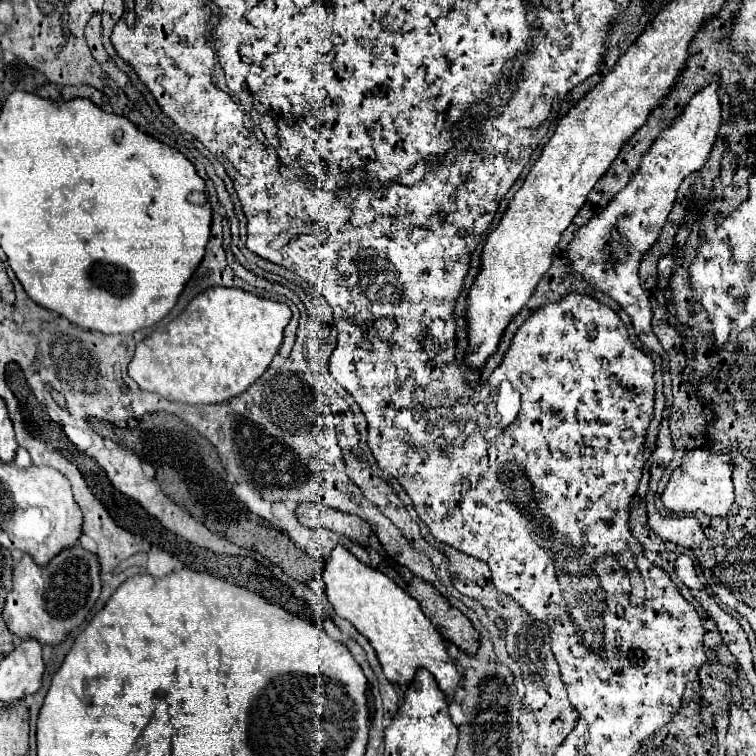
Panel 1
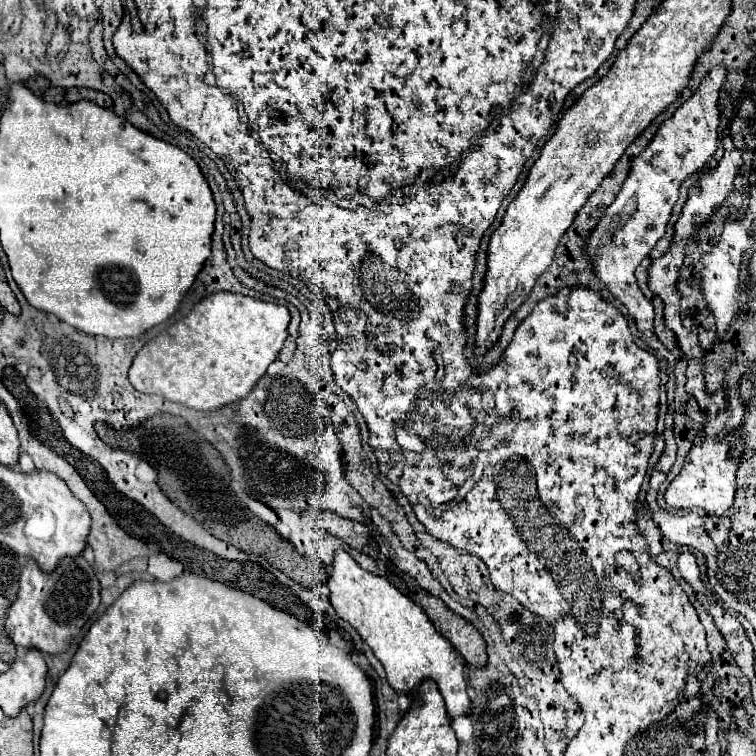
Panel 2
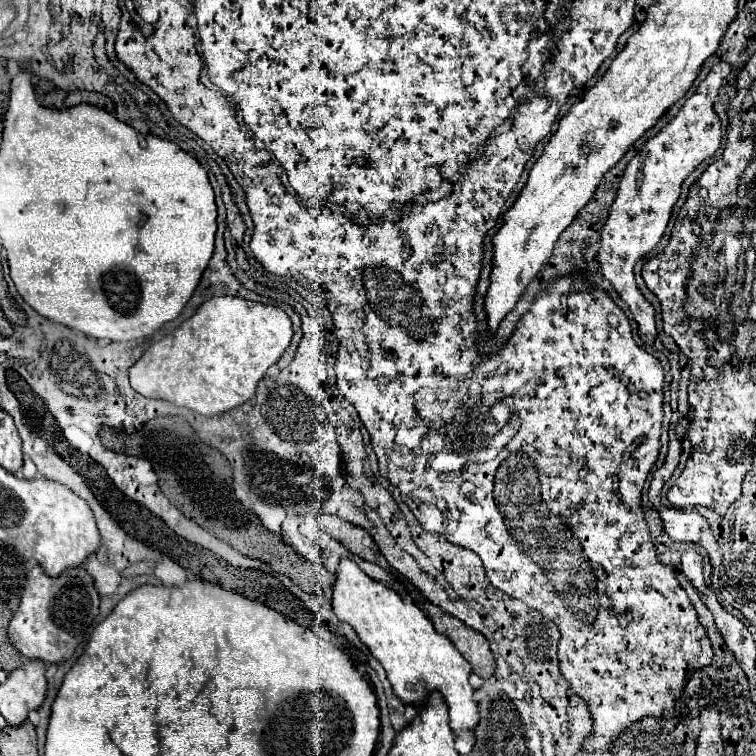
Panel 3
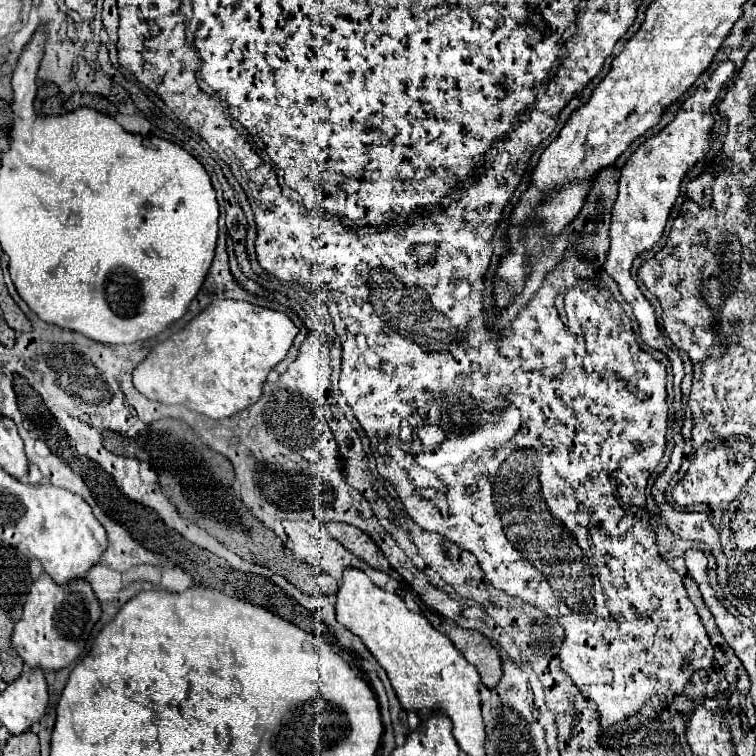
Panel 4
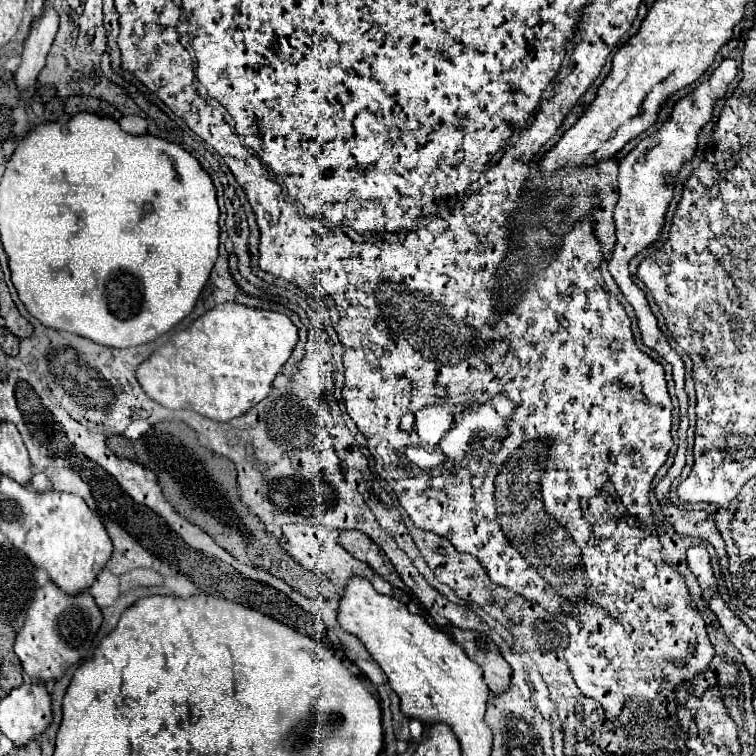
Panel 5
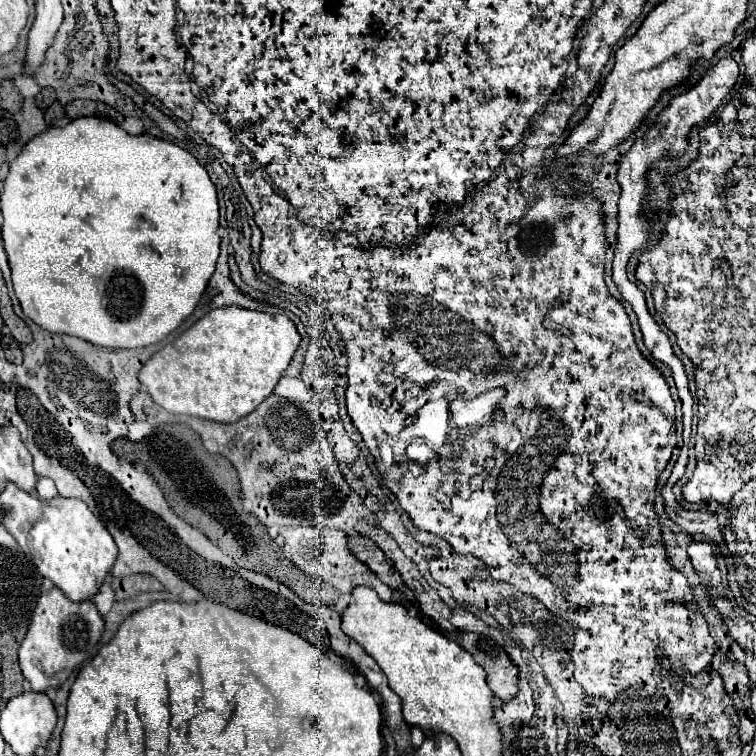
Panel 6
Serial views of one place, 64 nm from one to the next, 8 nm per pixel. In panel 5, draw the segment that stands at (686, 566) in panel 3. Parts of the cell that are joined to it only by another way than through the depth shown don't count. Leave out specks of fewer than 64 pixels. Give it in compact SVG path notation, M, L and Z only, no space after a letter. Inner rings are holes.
M696 544L696 546L688 548L688 566L694 572L694 576L698 578L702 588L706 584L712 584L710 582L712 578L710 578L710 573L708 572L714 572L714 570L712 570L712 564L710 564L710 554L708 554L704 544Z

